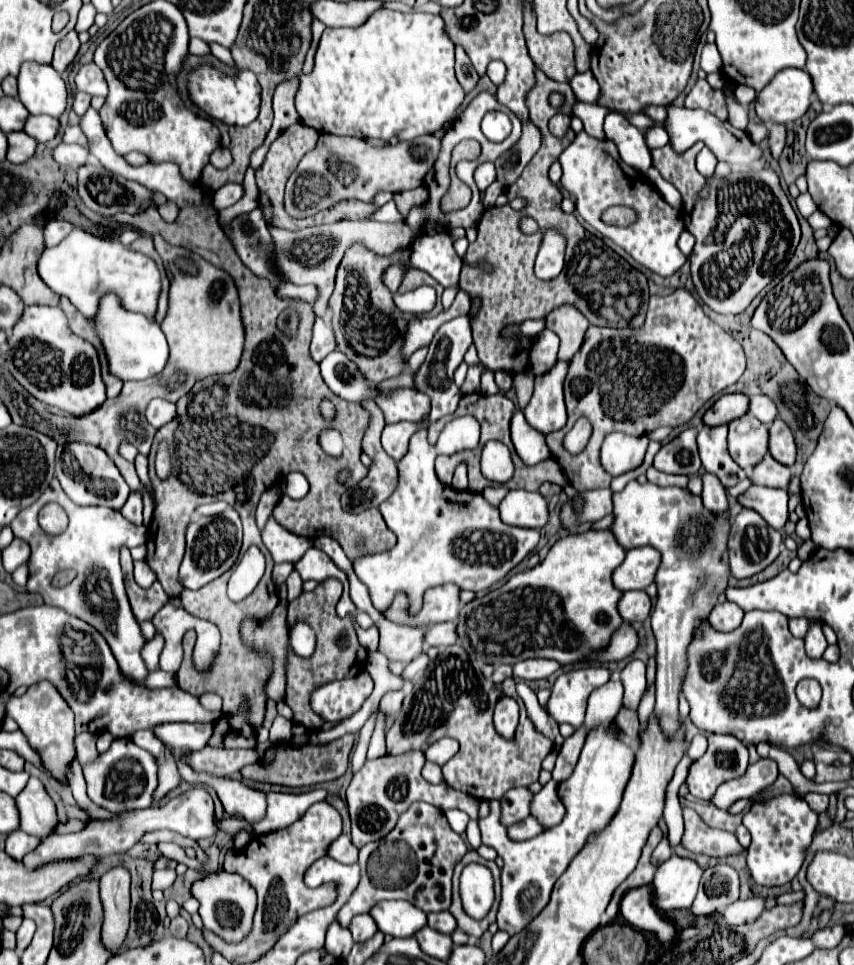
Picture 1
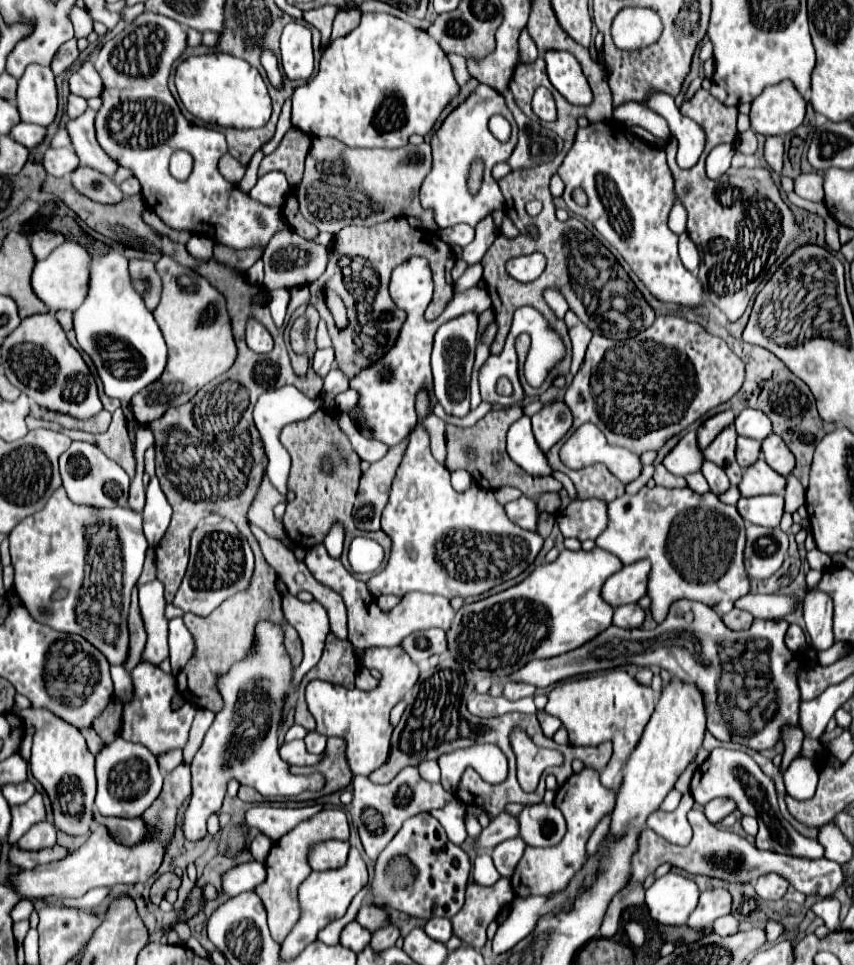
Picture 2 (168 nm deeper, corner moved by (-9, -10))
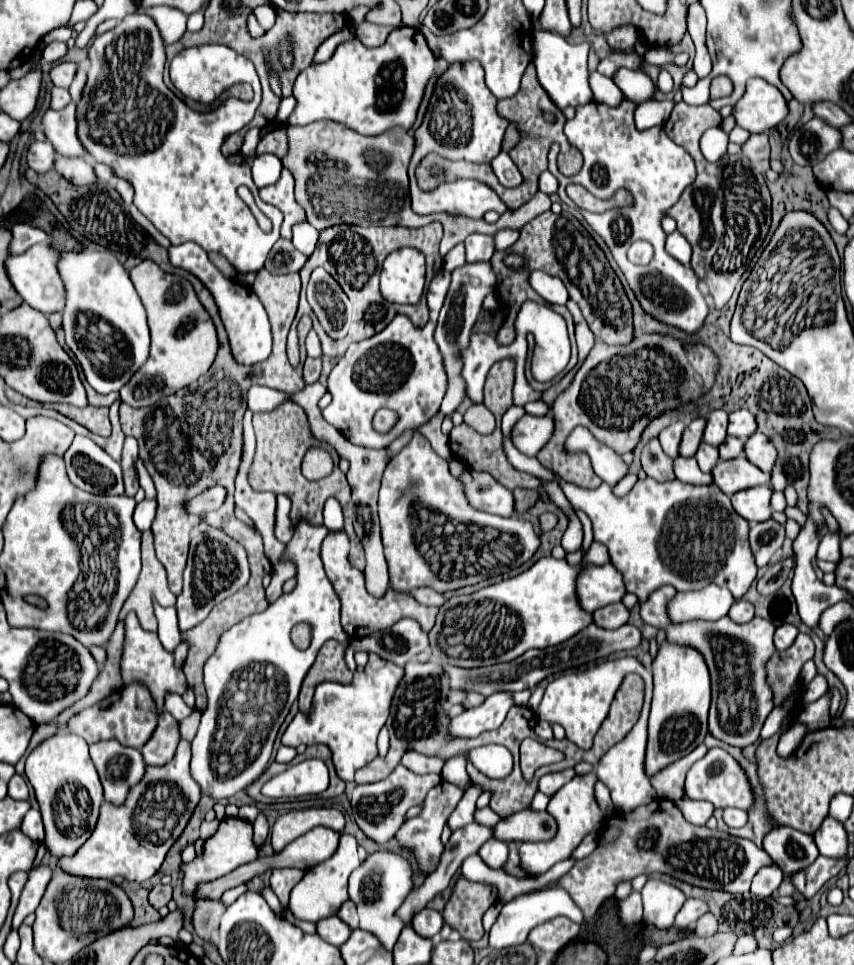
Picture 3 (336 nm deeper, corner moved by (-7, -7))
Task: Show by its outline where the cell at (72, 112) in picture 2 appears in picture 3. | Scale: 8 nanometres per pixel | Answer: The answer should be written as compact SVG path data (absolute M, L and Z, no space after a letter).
M53 87L51 91L51 109L63 109L71 103L71 95L67 89L59 89L59 87Z

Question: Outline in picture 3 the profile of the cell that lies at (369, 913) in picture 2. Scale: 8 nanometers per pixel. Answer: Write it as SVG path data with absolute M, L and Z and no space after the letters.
M351 901L343 903L343 907L339 909L339 917L347 925L351 925L351 929L357 929L357 907L355 907L355 903L351 903Z

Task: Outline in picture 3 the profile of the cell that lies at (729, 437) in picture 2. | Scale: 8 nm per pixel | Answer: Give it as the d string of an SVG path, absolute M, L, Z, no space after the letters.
M711 411L707 415L707 429L705 429L705 435L703 435L703 441L713 445L713 447L719 447L723 443L723 439L727 437L727 413L725 411Z

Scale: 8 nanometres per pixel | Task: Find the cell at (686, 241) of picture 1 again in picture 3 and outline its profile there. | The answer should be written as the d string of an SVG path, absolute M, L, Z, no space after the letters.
M673 231L667 235L667 251L683 265L689 265L691 261L691 245L685 241L685 237L679 231Z

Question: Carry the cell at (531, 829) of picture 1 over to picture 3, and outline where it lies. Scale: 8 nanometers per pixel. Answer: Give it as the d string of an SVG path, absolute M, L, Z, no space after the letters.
M489 839L481 849L479 849L481 859L493 867L493 869L503 869L507 859L509 859L509 845L499 839Z

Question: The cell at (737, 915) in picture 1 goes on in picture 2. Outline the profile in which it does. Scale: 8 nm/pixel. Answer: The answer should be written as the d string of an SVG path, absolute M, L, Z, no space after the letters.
M731 914L717 918L717 922L713 922L713 932L719 936L731 936L737 932L737 920Z

